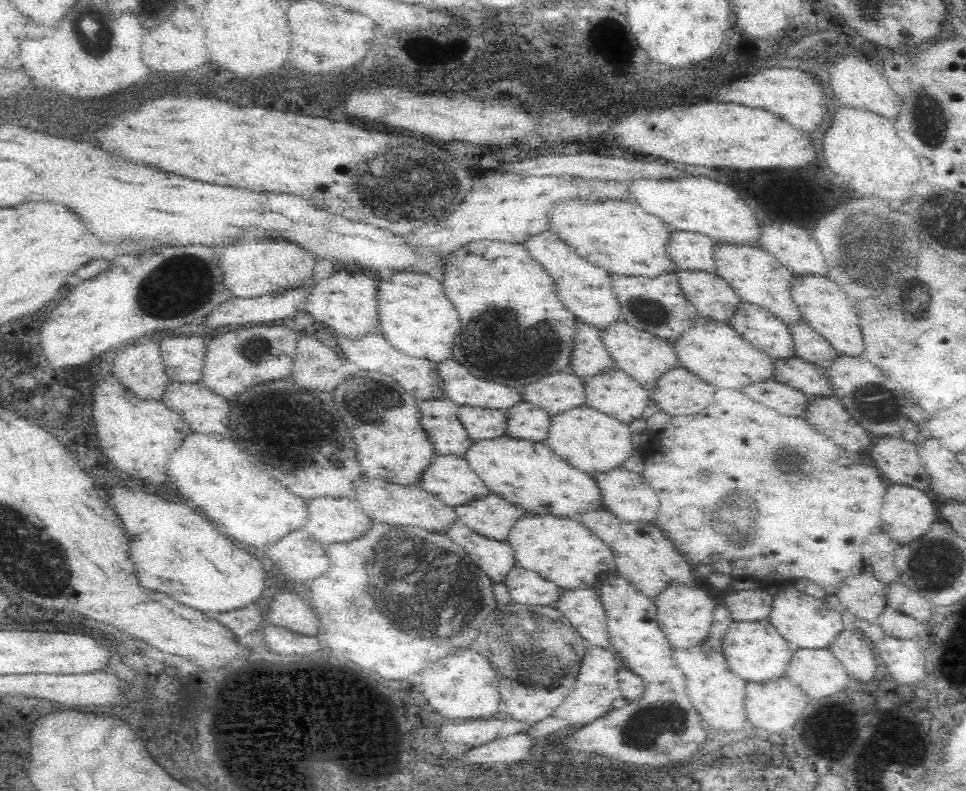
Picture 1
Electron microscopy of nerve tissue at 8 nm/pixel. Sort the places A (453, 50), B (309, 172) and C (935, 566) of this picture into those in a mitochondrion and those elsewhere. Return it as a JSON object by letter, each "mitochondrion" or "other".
{"A":"other","B":"other","C":"mitochondrion"}

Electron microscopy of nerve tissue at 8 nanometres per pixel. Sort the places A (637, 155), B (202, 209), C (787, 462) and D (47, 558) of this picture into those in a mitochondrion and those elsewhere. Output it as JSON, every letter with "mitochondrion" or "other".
{"A":"other","B":"other","C":"mitochondrion","D":"mitochondrion"}

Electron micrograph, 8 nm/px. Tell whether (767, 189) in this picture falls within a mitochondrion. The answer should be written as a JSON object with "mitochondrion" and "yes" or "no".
{"mitochondrion":"yes"}

